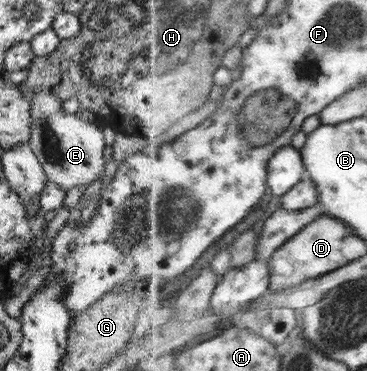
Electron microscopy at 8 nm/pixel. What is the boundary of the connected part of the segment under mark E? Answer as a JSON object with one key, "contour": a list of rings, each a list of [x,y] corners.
{"contour":[[[39,91],[29,104],[30,136],[28,144],[37,158],[46,179],[64,191],[85,188],[101,177],[110,152],[104,145],[102,130],[93,123],[62,111],[62,101],[49,91]]]}

